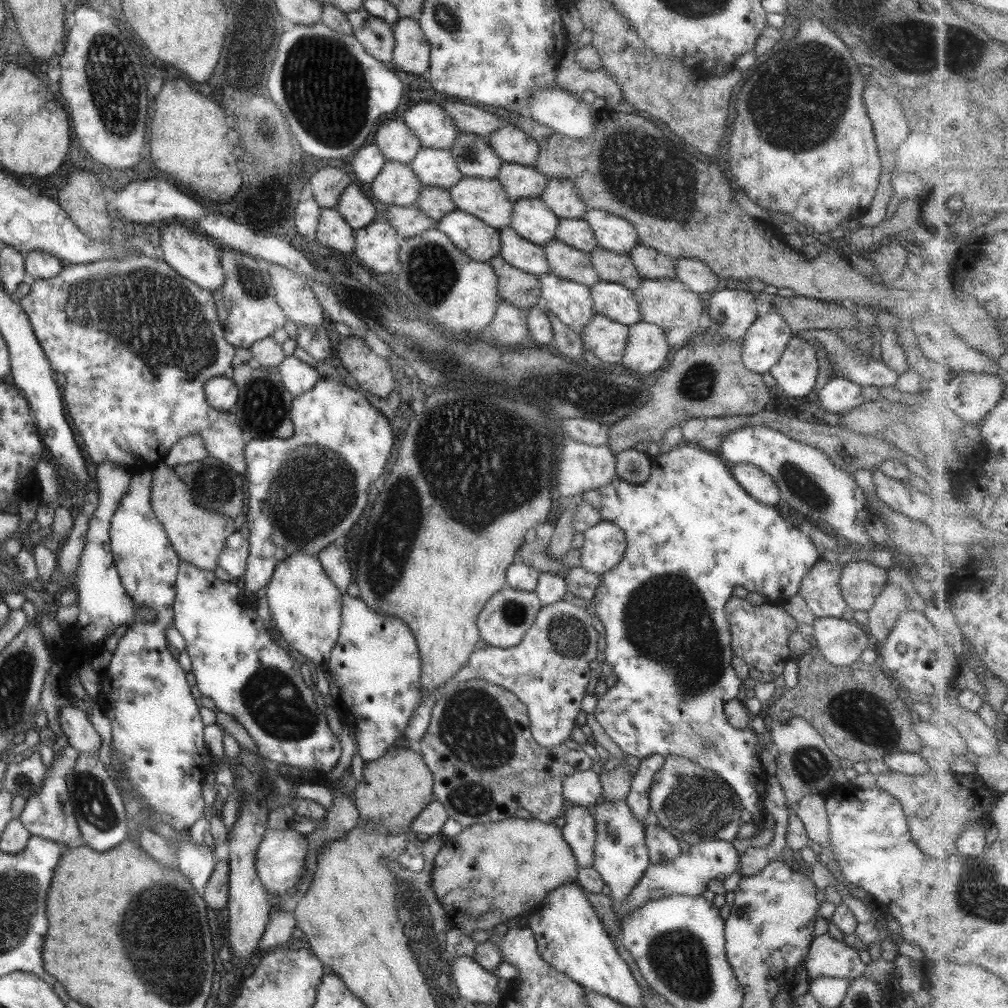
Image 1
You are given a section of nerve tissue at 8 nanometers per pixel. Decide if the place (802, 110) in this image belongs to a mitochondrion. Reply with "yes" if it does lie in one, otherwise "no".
yes

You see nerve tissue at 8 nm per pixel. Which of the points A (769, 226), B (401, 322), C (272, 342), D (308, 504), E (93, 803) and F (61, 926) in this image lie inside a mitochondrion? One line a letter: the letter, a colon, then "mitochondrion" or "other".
A: other
B: other
C: other
D: mitochondrion
E: mitochondrion
F: other

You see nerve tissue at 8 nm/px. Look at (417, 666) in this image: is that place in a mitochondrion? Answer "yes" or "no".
no

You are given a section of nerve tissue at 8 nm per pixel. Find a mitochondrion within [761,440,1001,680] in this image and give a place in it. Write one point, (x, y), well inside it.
(802, 485)

